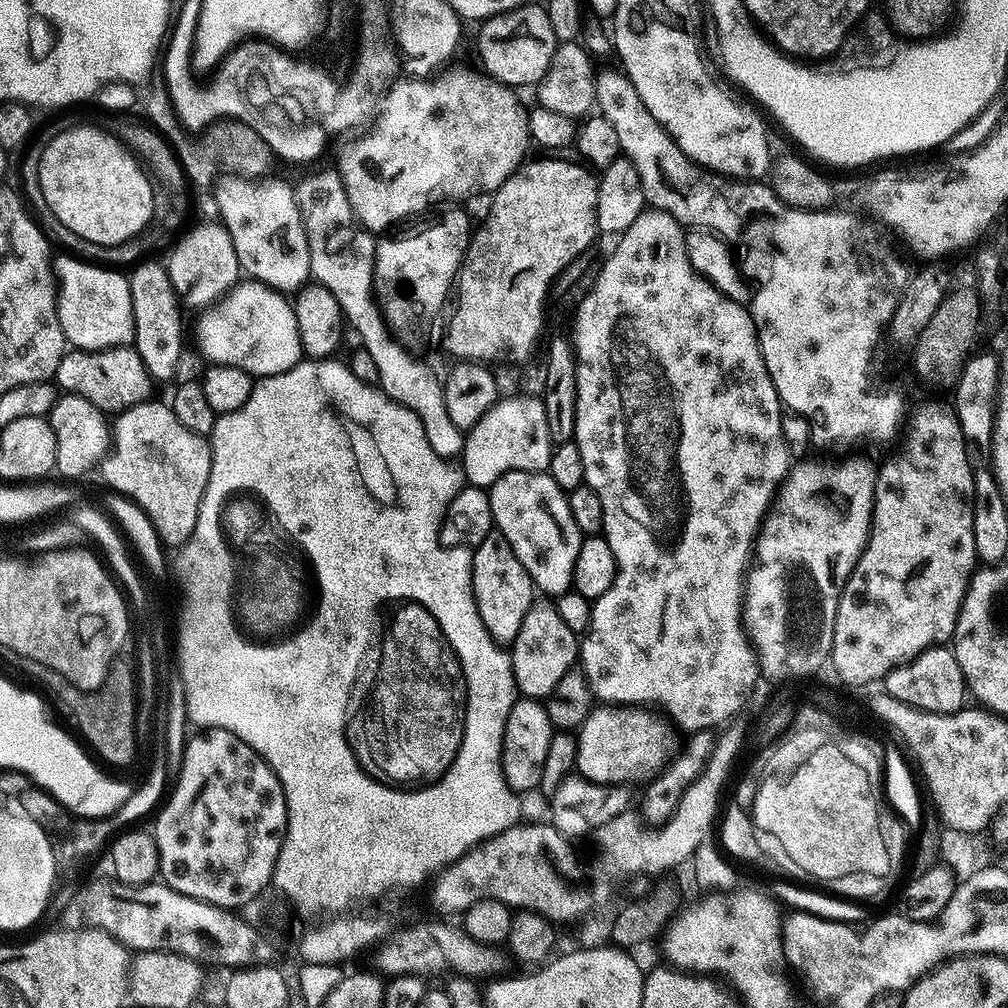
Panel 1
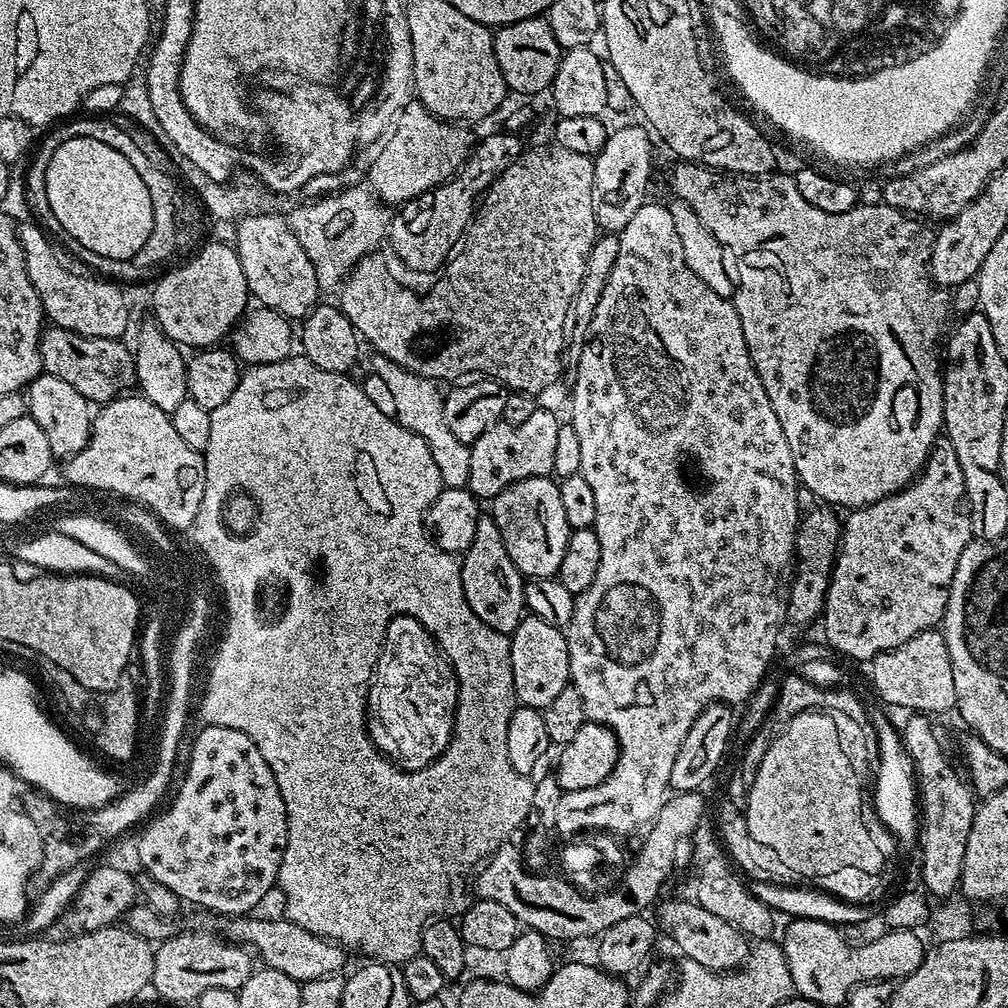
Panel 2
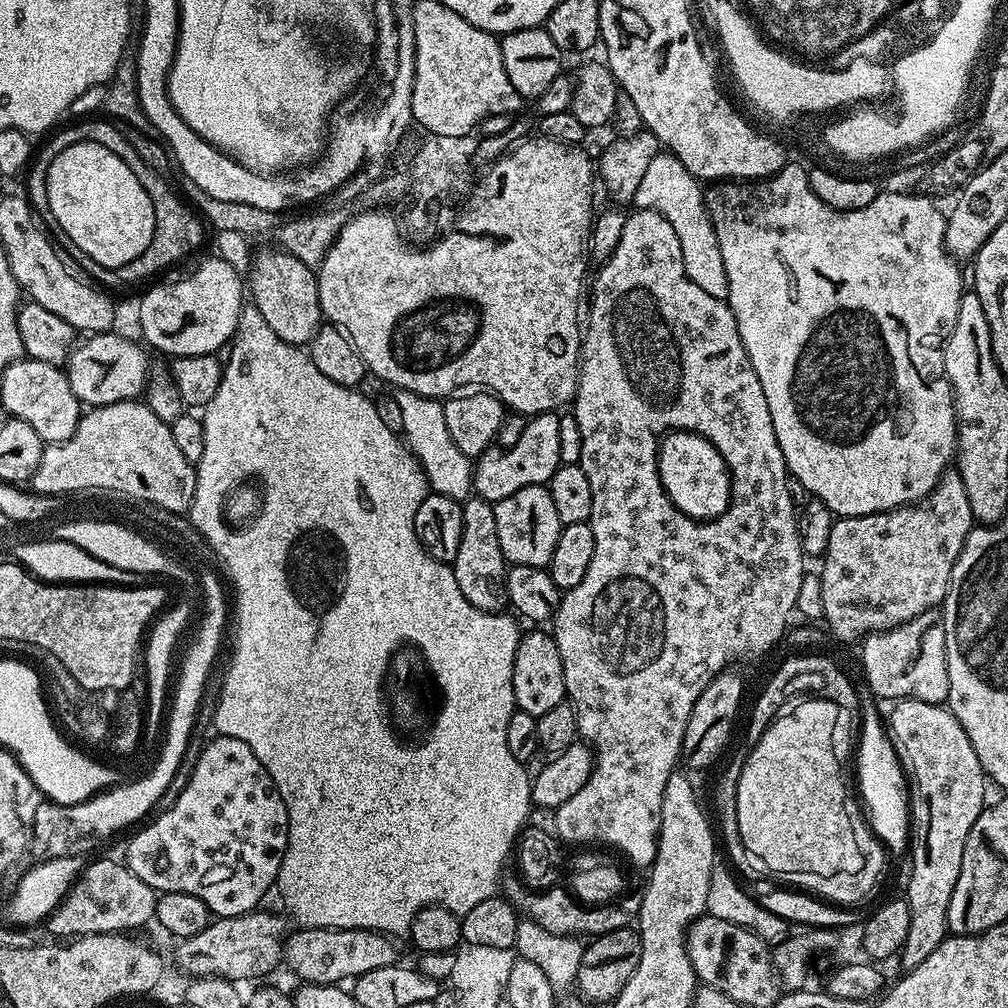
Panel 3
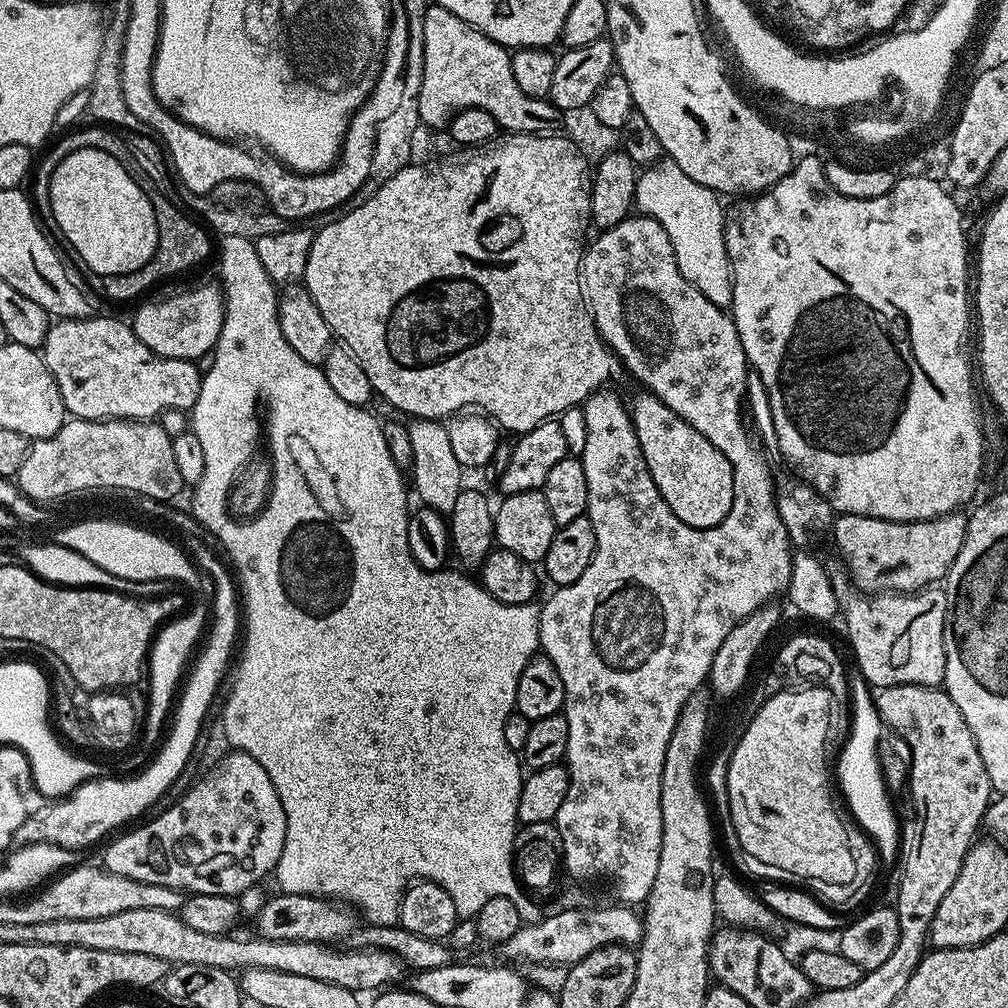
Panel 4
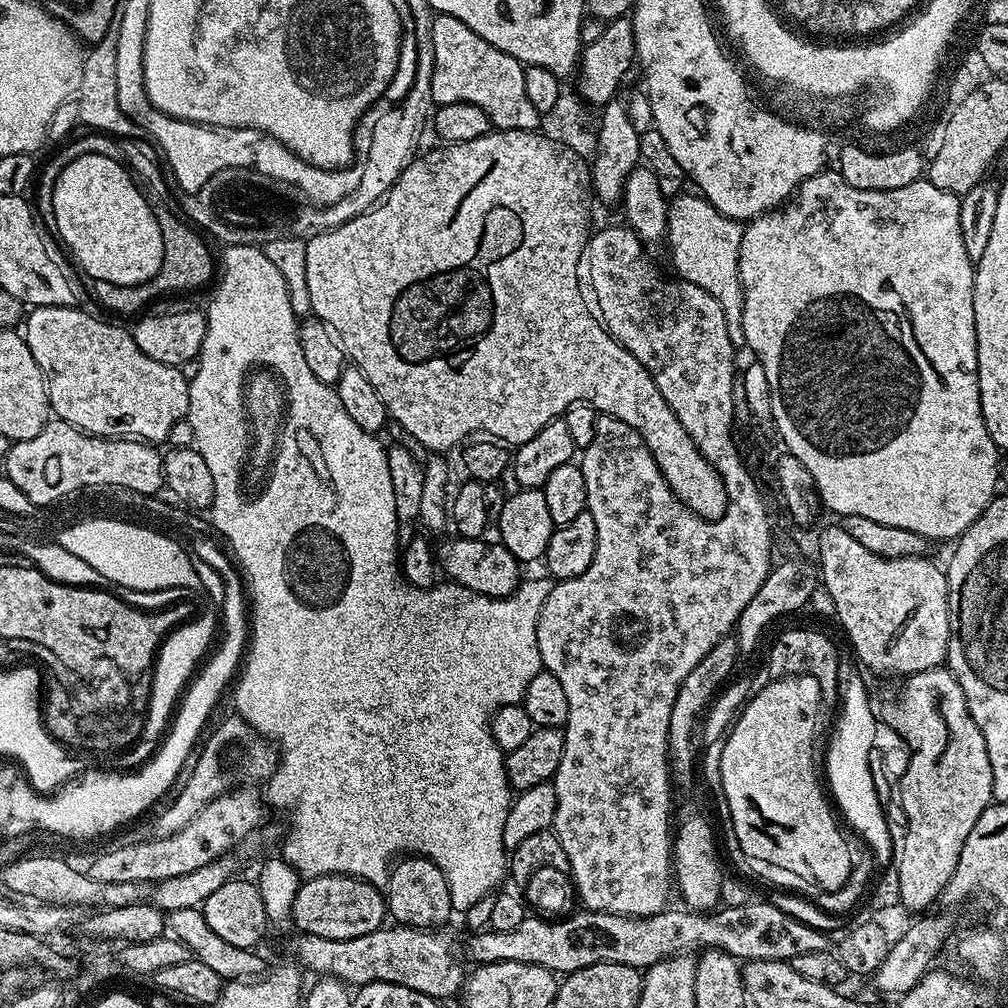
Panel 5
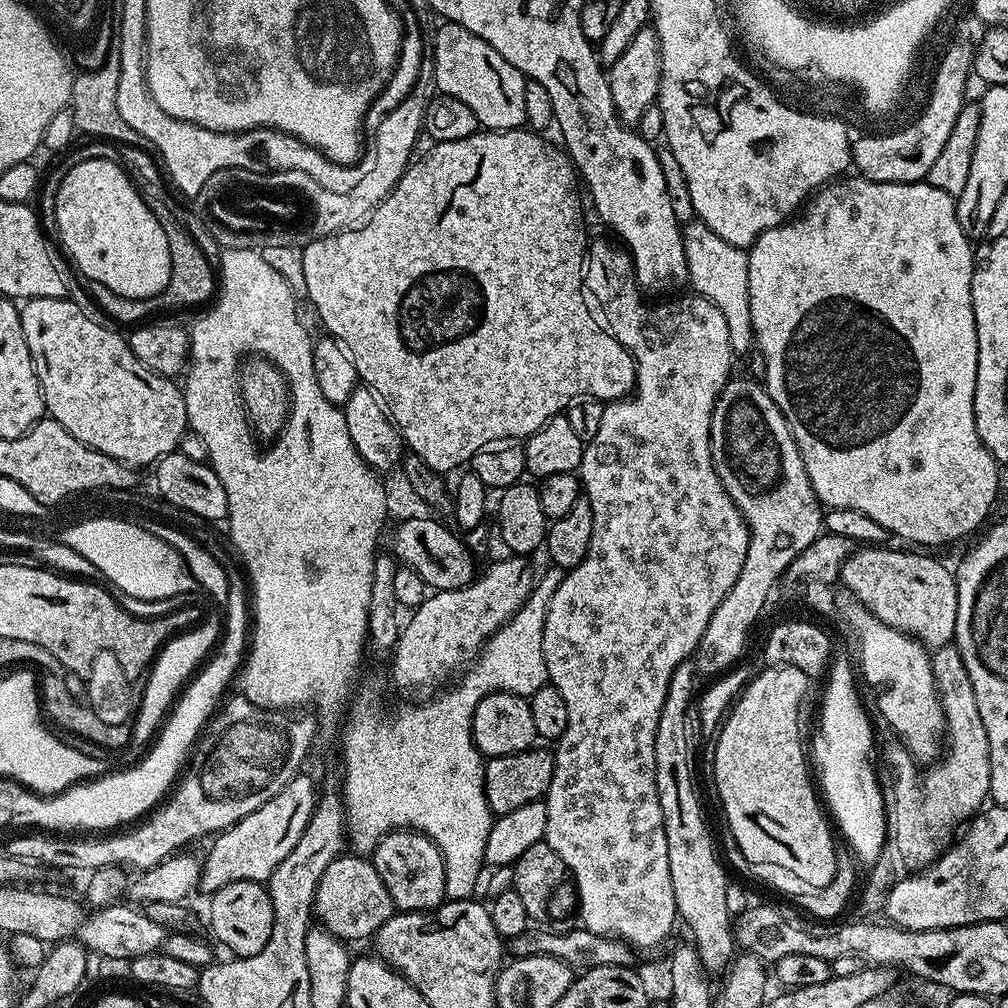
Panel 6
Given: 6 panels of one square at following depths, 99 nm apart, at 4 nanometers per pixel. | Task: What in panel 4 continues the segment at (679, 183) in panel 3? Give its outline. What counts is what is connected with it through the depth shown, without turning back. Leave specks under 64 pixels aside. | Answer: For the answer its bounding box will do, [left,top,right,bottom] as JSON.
[635,158,732,310]

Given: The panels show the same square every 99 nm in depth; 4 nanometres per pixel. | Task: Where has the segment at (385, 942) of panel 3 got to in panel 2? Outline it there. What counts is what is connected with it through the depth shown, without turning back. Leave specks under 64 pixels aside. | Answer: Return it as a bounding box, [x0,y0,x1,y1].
[227,914,345,982]

